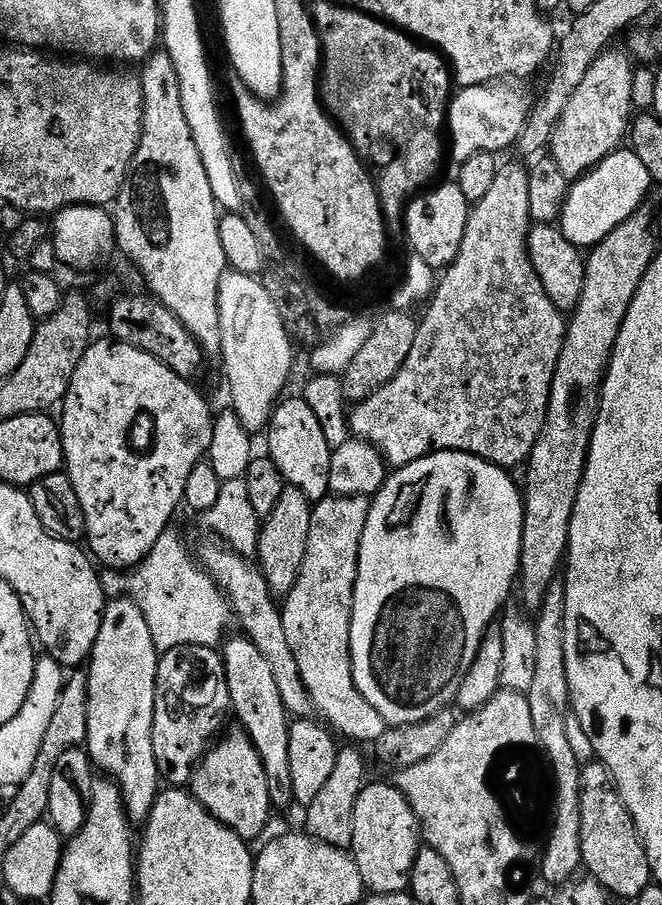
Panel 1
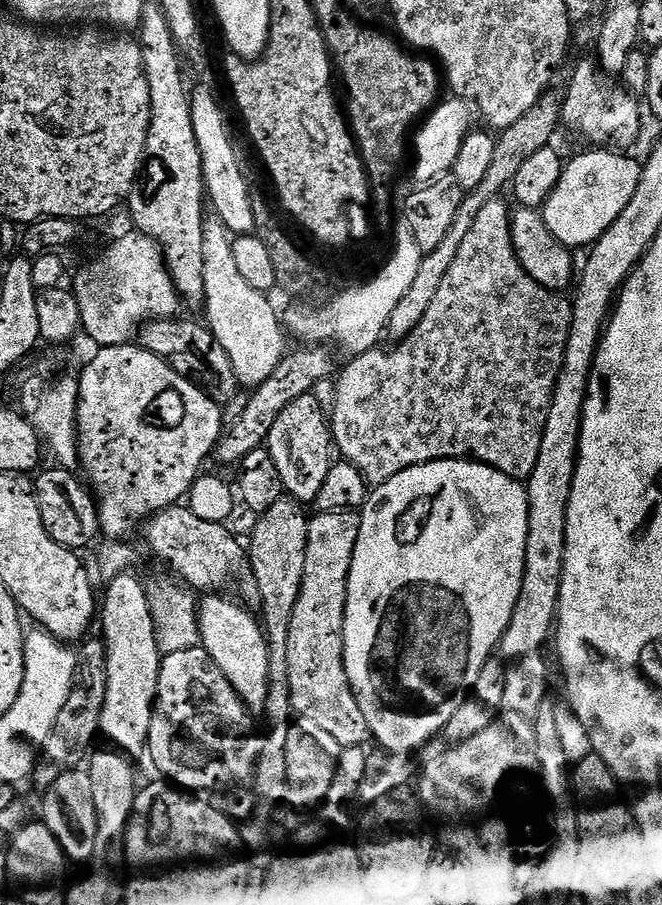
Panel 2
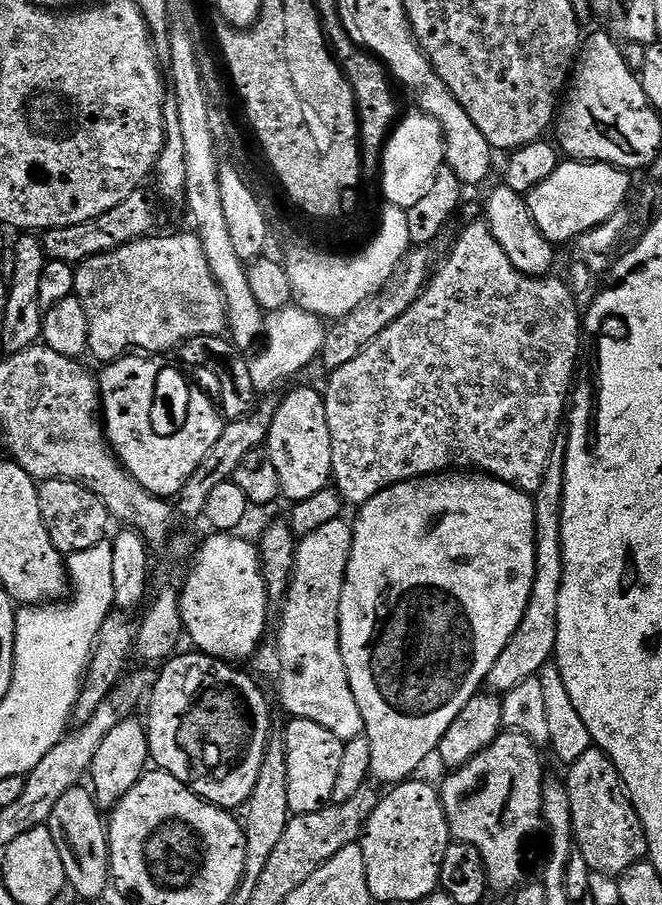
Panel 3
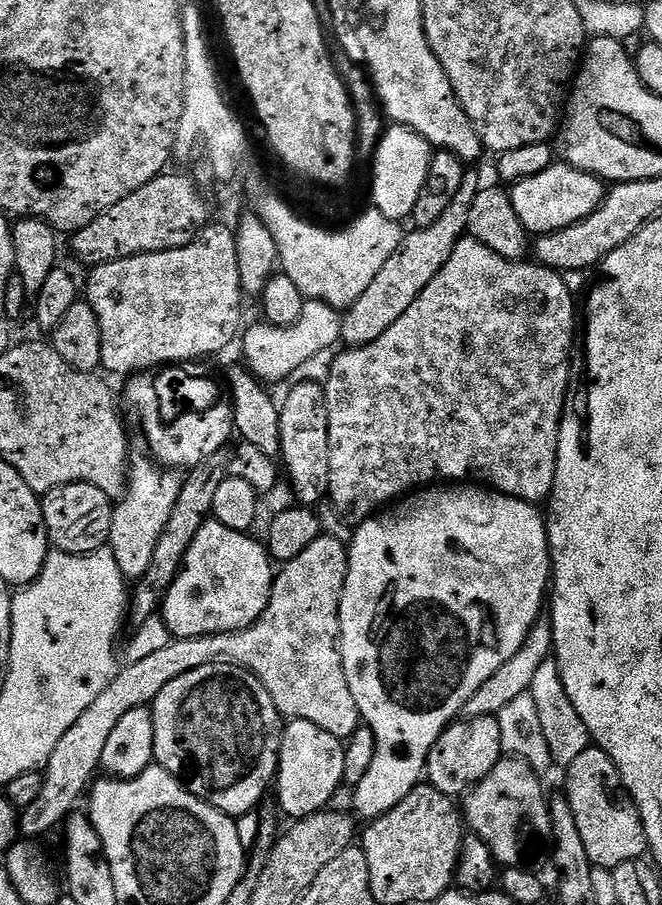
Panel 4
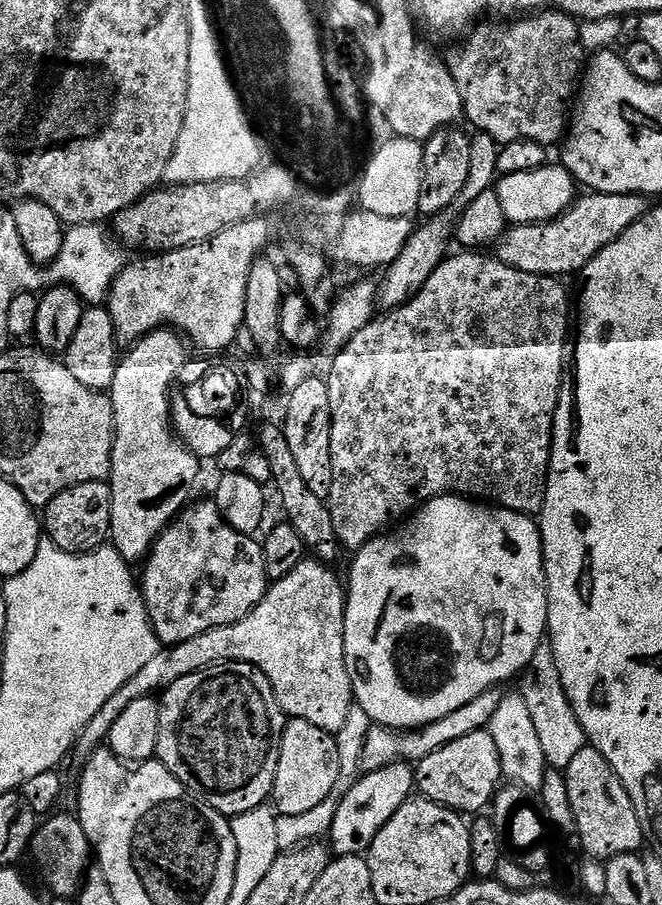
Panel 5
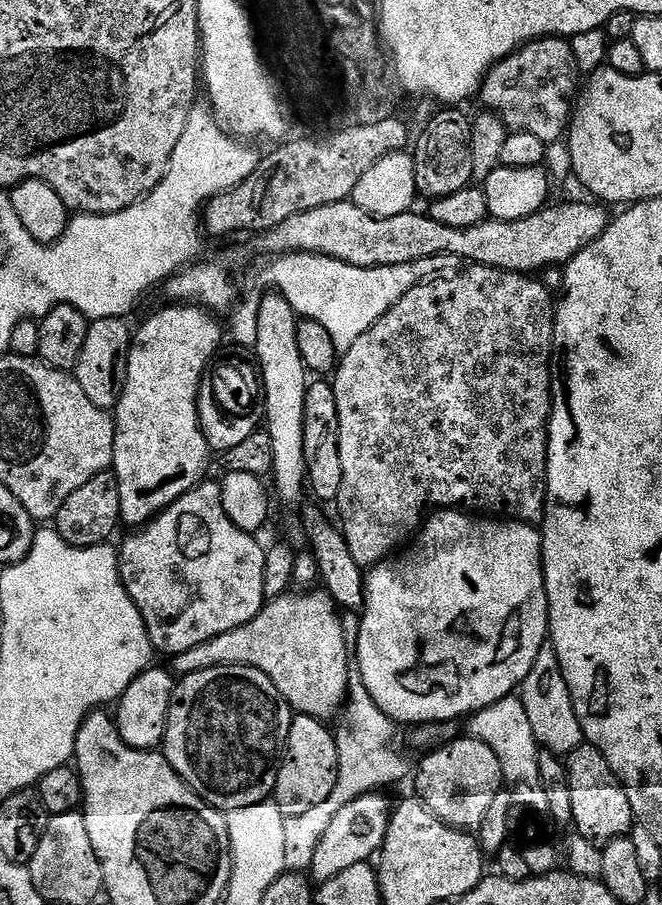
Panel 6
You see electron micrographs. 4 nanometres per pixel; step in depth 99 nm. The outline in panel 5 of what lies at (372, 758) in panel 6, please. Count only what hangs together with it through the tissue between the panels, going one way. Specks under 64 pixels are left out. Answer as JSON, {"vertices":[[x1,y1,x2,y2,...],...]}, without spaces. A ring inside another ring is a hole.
{"vertices":[[353,706,345,724,342,725,342,730,335,733,336,745,338,746,338,762,340,763,336,790,330,794,330,798,326,798,326,802,322,802,322,806,310,810,310,814,277,815,278,846,281,852,290,852,293,848,303,848,305,844,319,841,331,833,334,814,336,813,336,807,340,805,340,798,355,786,356,781,362,775,360,771,362,746,366,746,366,734,371,730,372,726,372,719,368,717,366,710,362,710,359,706]]}

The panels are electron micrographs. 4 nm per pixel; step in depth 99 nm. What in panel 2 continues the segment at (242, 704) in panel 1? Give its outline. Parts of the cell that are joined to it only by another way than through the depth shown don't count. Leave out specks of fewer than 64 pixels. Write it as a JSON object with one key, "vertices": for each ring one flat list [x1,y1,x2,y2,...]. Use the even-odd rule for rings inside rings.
{"vertices":[[208,594,199,601,200,644,208,651,210,658,214,658,218,670,226,674,230,686,234,686,238,698,249,712,260,714,266,706,270,678,268,639,264,637,259,619,243,603,232,600,227,600,224,594]]}

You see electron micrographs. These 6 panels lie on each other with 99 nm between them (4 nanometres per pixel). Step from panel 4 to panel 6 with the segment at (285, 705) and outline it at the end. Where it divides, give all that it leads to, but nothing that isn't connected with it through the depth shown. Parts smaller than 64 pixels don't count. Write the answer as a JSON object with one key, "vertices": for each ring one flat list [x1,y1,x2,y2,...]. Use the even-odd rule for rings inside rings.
{"vertices":[[292,590,283,596,268,600,262,611,246,626,218,634,210,642,202,642,192,650,171,657,170,668,180,676,189,676,198,670,210,670,218,666,250,666,257,668,278,690,280,698,288,704,293,713,313,716,316,720,331,721,331,716,341,711,348,698,348,665,350,650,342,630,342,616,336,604,323,590]]}

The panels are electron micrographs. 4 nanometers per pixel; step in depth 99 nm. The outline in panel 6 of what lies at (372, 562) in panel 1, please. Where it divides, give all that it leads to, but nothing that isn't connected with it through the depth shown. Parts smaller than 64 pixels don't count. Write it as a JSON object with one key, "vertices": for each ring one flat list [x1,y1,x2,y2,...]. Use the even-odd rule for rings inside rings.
{"vertices":[[436,510,425,519,411,546,367,569,364,607,360,616,360,633,354,649,354,663,362,670,362,682,366,682,370,698,374,698,378,707,395,720,397,725,423,726,433,722,456,722,459,721,459,716,471,717,486,706,513,695,523,684,526,674,530,674,534,658,538,658,548,639,548,592,544,589,541,533,533,525,522,524,518,520,477,518,464,510],[379,791,368,792,365,796,354,798,354,802,346,802,346,806,334,814,326,834,322,834,322,842,318,842,318,851,314,853,310,869,311,879,317,885,325,884,334,878,334,874,350,870,350,866,369,863,384,844,389,815,390,804,388,806,387,798]]}

